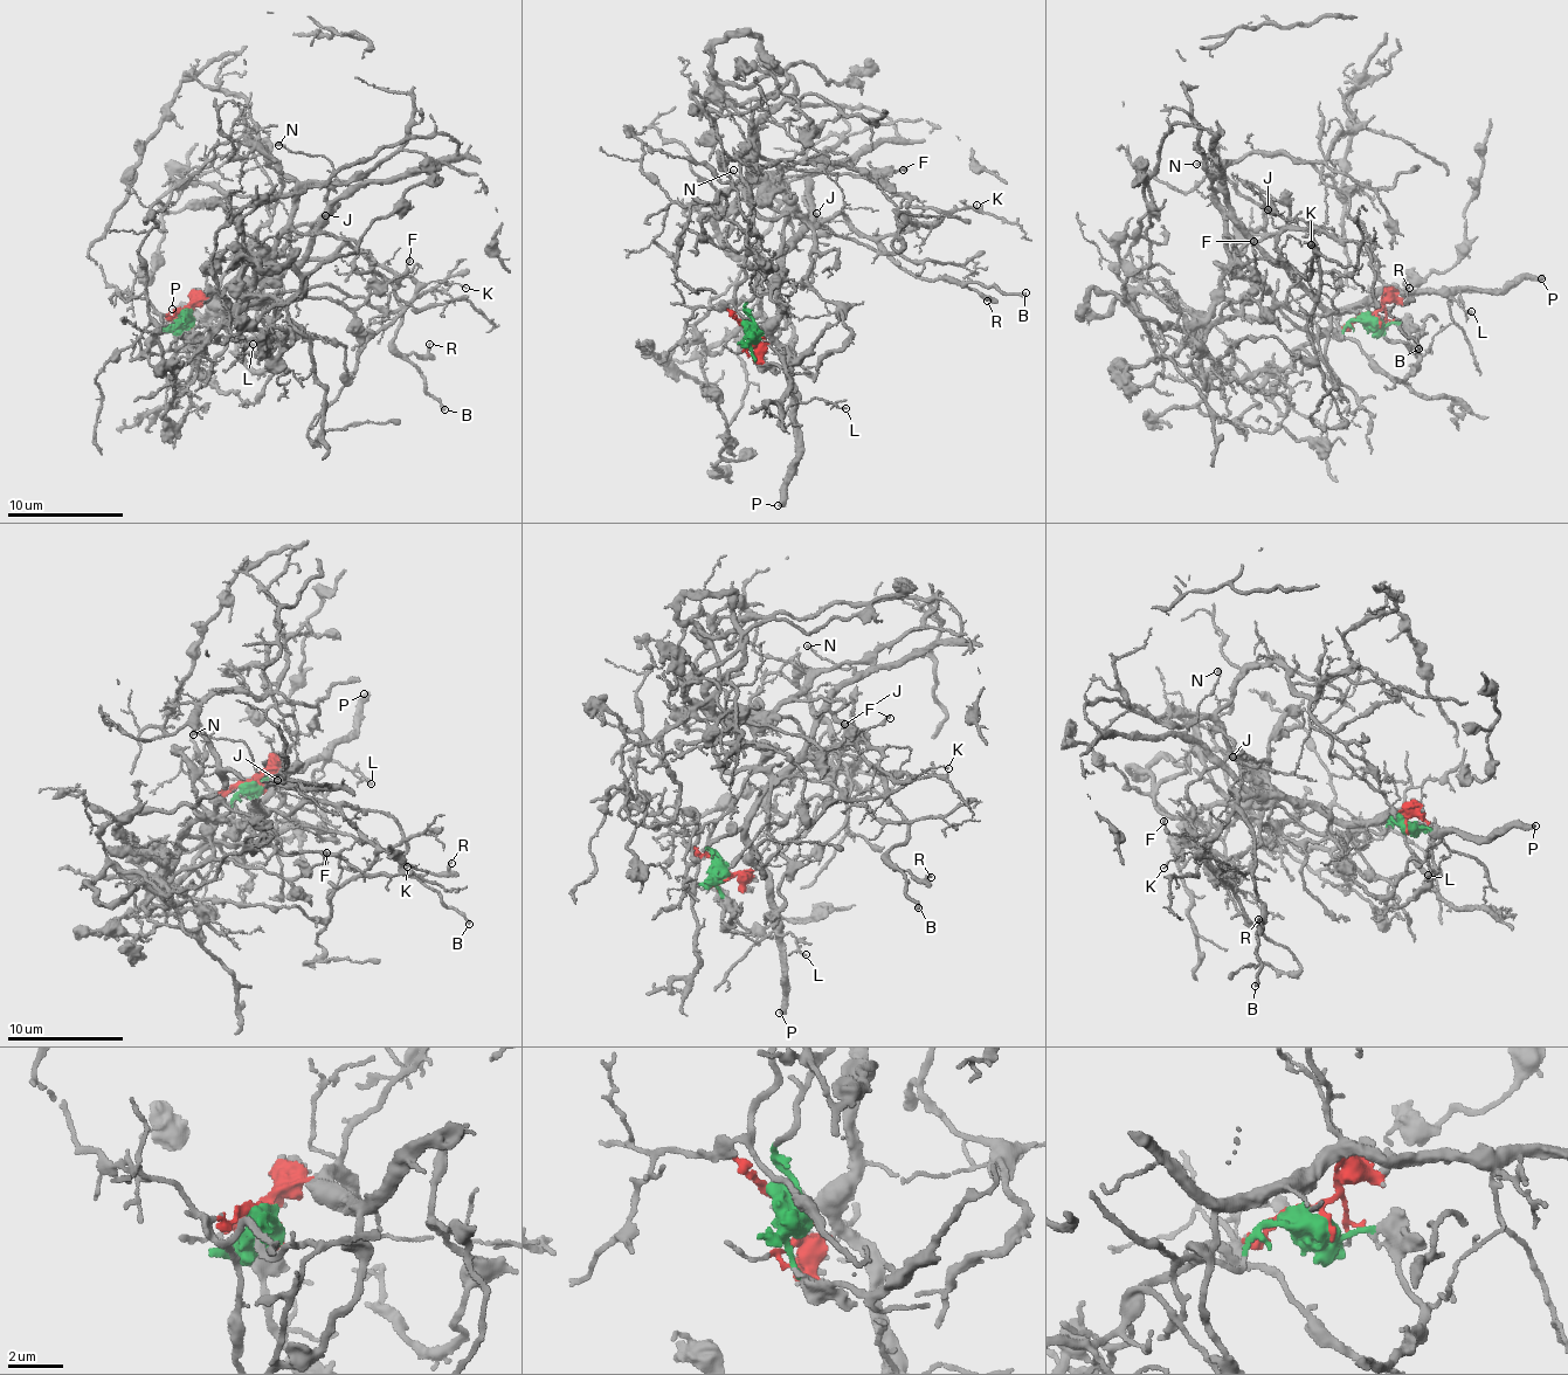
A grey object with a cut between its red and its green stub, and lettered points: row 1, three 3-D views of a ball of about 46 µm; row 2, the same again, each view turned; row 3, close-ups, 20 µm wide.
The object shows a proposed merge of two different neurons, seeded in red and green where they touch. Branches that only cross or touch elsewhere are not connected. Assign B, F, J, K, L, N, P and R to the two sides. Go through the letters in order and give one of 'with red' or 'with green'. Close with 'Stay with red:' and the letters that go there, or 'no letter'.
B: with red
F: with green
J: with red
K: with red
L: with red
N: with red
P: with red
R: with red
Stay with red: B, J, K, L, N, P, R

